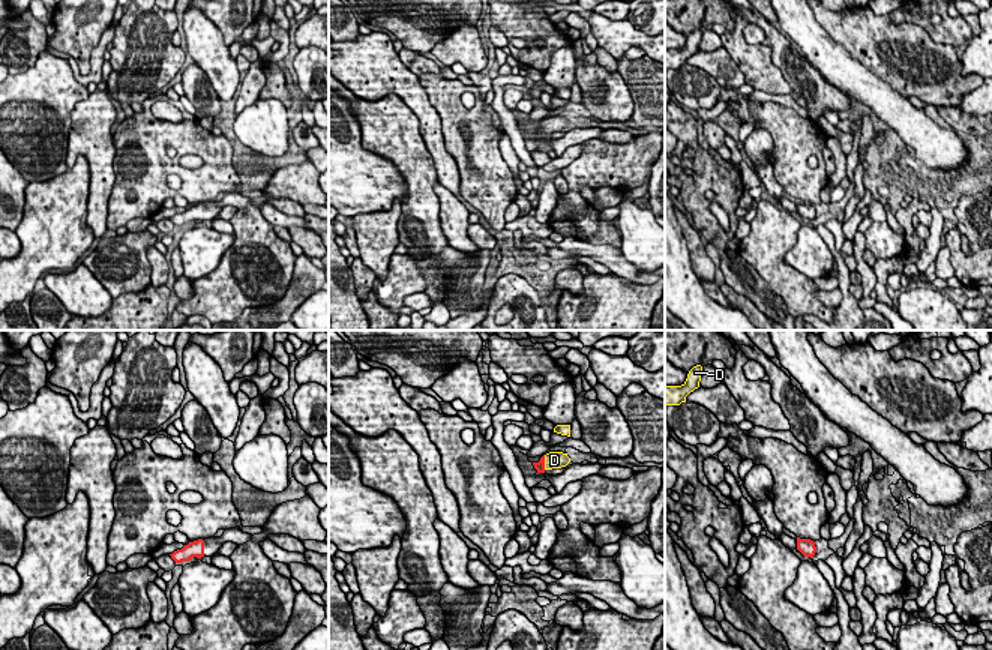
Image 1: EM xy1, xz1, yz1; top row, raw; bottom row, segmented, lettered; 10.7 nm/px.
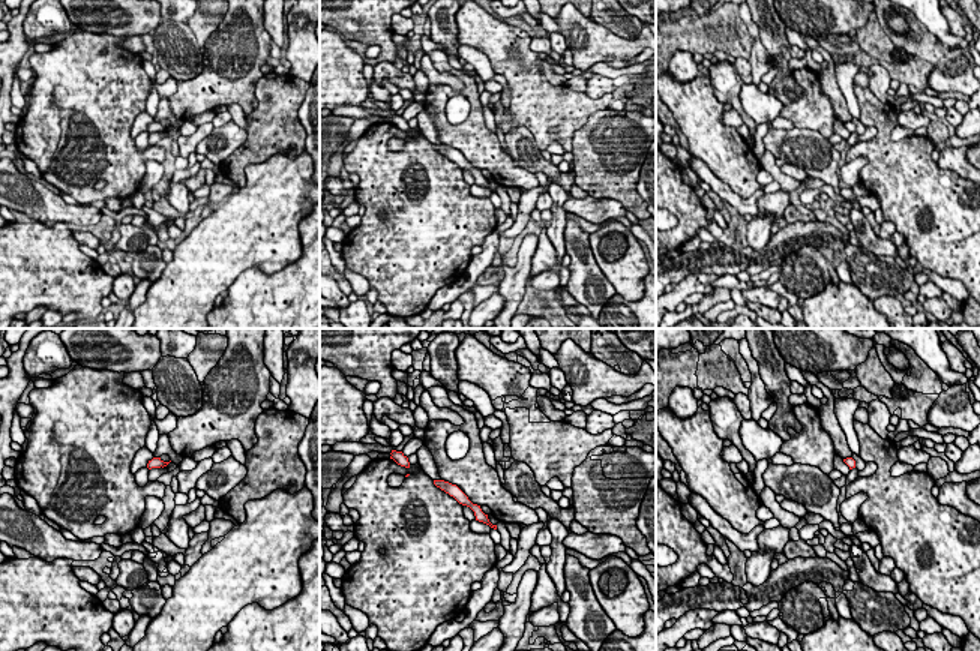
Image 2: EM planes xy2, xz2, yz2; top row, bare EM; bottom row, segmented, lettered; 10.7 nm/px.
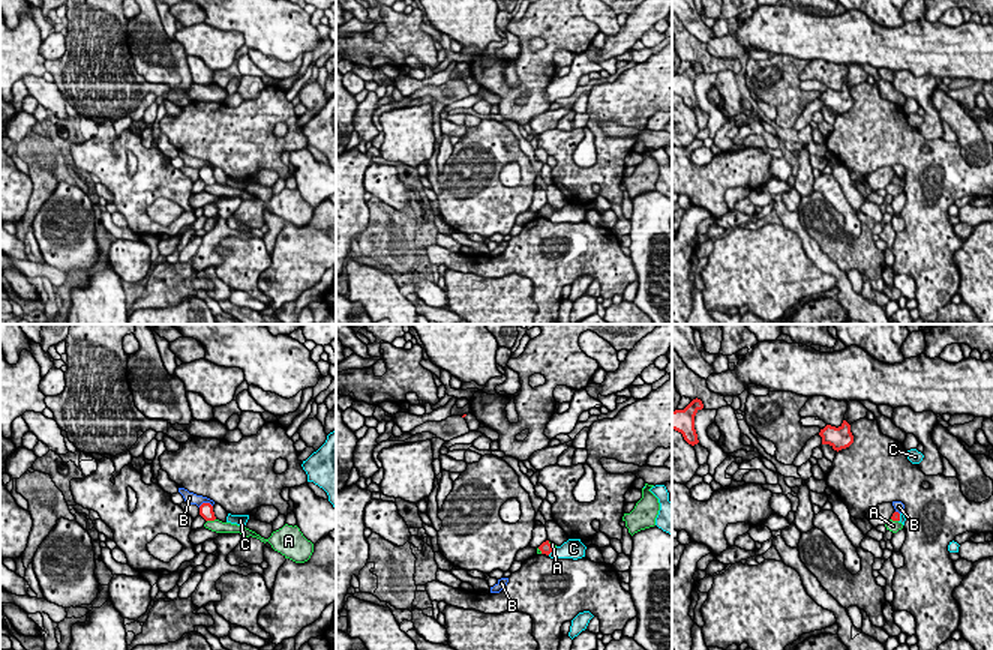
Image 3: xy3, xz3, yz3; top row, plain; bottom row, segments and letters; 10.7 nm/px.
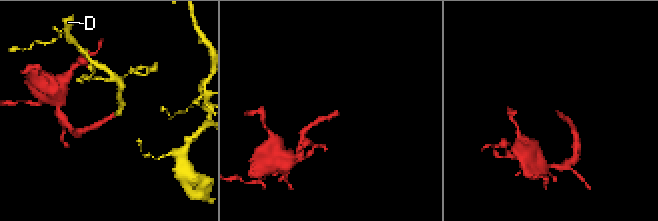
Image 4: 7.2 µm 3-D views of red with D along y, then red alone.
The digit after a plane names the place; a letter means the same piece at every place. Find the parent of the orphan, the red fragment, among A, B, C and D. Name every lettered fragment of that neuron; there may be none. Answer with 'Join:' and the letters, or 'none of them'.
Join: D

